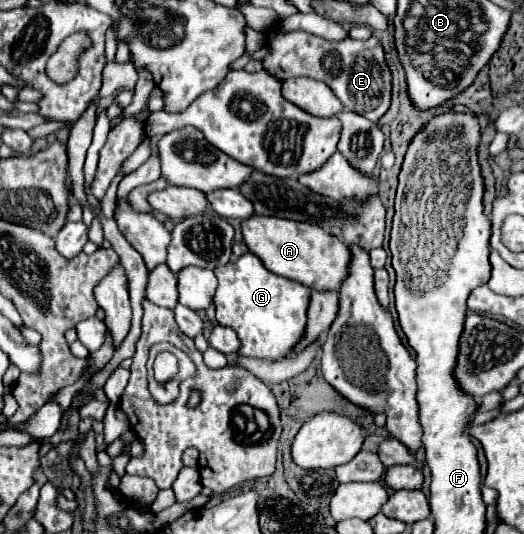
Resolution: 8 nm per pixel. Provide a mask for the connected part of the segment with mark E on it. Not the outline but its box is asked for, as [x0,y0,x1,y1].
[264,28,392,122]

